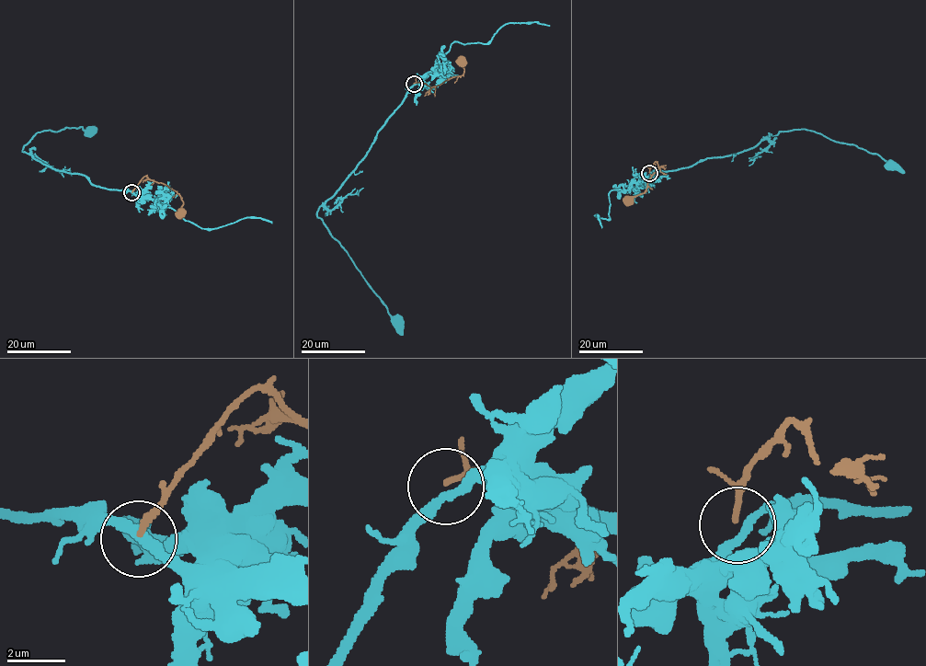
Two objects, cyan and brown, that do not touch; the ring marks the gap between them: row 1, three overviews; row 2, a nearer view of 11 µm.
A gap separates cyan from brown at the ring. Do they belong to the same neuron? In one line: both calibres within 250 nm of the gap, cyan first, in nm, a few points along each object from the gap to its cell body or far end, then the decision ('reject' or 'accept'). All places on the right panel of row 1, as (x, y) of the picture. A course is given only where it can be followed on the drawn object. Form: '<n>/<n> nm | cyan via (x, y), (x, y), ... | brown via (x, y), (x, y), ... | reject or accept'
320/190 nm | cyan via (649, 173), (741, 153), (767, 137), (796, 129), (814, 131), (837, 142), (854, 144), (875, 154), (891, 166) | brown via (649, 172), (650, 166), (656, 161), (658, 168), (643, 193), (624, 202) | reject

